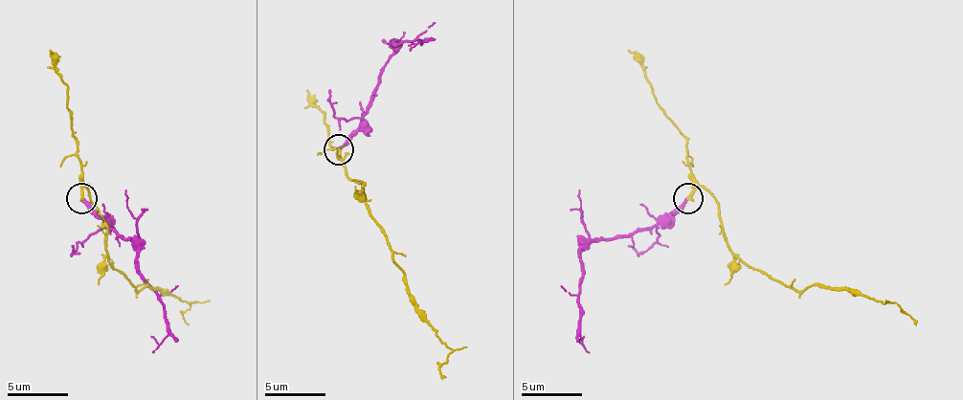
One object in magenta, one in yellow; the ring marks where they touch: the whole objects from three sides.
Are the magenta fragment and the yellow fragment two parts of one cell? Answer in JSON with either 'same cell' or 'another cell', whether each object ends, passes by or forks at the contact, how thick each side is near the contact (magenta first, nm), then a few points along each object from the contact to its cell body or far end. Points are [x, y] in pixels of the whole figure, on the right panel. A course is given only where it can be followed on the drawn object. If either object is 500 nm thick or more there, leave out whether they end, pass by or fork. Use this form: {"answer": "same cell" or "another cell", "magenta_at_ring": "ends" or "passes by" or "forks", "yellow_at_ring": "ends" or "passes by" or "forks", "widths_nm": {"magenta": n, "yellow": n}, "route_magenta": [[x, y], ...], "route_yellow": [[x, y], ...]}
{"answer": "same cell", "magenta_at_ring": "ends", "yellow_at_ring": "ends", "widths_nm": {"magenta": 280, "yellow": 280}, "route_magenta": [[688, 201], [664, 222], [594, 239], [580, 255], [583, 278], [580, 333], [589, 351]], "route_yellow": [[688, 197], [701, 186], [719, 207], [725, 243], [776, 282], [800, 291], [851, 288], [915, 324]]}

